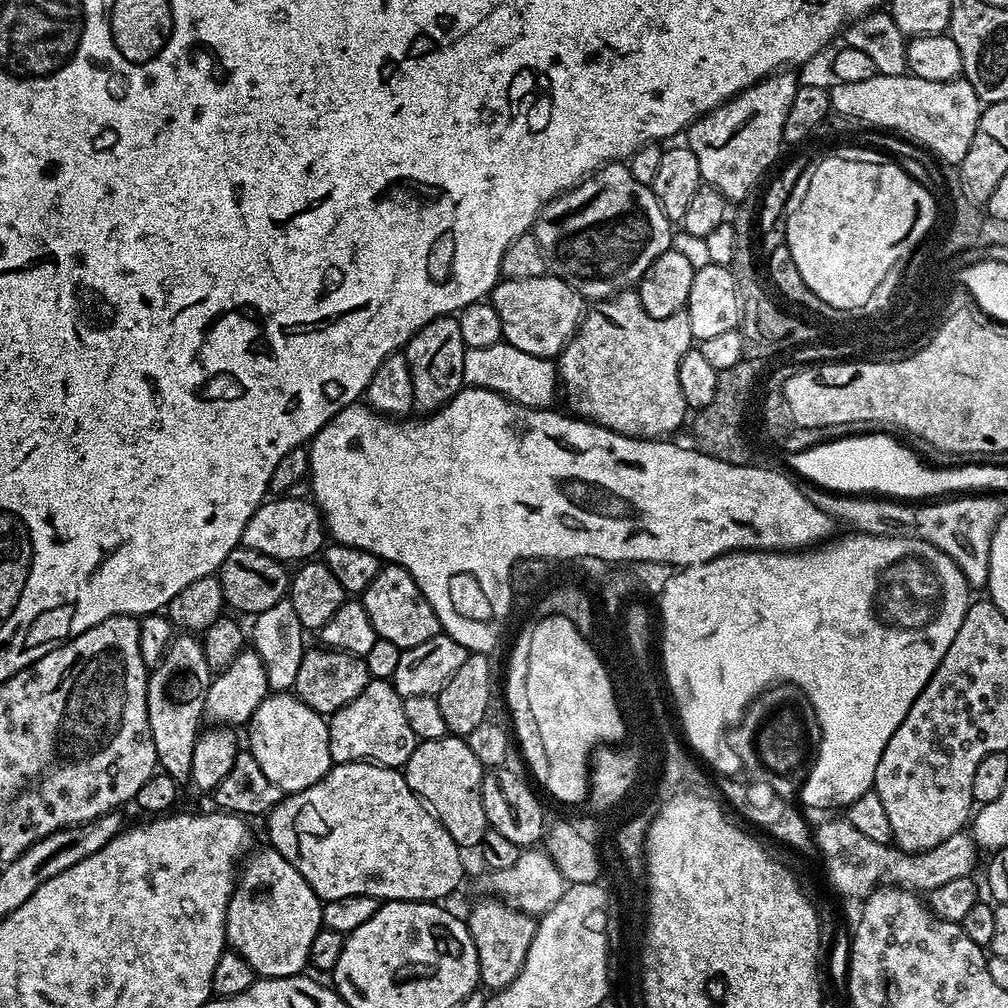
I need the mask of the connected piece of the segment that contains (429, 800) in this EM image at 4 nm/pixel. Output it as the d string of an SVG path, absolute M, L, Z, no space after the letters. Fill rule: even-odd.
M449 734L433 740L421 740L417 743L414 754L410 754L410 758L405 762L402 771L410 790L414 790L414 794L431 808L457 846L462 850L479 849L482 834L490 830L482 804L482 784L486 769L478 762L478 758L474 758L467 739Z

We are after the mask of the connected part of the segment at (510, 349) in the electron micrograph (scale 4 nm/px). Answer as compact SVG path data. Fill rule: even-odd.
M501 342L494 346L467 349L464 383L474 388L494 390L527 408L548 408L551 400L558 396L558 368L552 360L543 360L534 354L526 354L526 350Z

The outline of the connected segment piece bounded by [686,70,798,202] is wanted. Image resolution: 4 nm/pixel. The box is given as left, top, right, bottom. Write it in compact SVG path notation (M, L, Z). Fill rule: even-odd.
M781 70L750 85L725 104L718 105L714 111L693 120L686 129L686 146L694 158L698 158L701 181L707 187L717 188L729 202L749 199L752 187L760 179L765 179L764 171L775 162L780 144L785 143L786 114L790 111L790 102L794 102L798 87L798 80L790 73Z

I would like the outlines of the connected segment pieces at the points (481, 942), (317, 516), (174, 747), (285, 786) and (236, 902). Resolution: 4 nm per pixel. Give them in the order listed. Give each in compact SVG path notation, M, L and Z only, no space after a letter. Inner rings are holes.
M480 898L466 915L468 933L474 938L474 946L478 950L478 966L480 967L480 984L488 990L499 990L510 986L514 978L522 970L526 962L526 954L530 950L530 942L534 942L537 921L527 912L511 908L509 904L495 898Z
M278 496L267 499L251 516L243 531L241 545L245 548L258 550L275 560L289 562L305 561L317 555L326 542L326 525L320 509L305 497Z
M192 634L177 635L164 651L164 657L148 673L148 721L156 759L159 767L177 782L191 781L194 742L202 731L206 694L212 685L213 675L212 667L206 662L203 643Z
M273 691L254 710L246 725L248 744L254 762L262 766L262 771L274 786L285 792L301 792L317 784L333 762L328 741L328 720L320 716L310 706L300 701L291 691Z
M264 846L260 857L245 872L243 869L239 873L236 890L228 904L224 934L231 951L242 954L242 958L250 962L257 977L298 976L309 967L310 946L313 945L314 936L320 932L324 922L323 909L321 898L314 894L310 882L306 882L306 878L302 878L302 874L298 874L298 870L294 870L294 866L290 866L290 862L286 862L286 858L282 858L282 854L278 854L275 848Z

